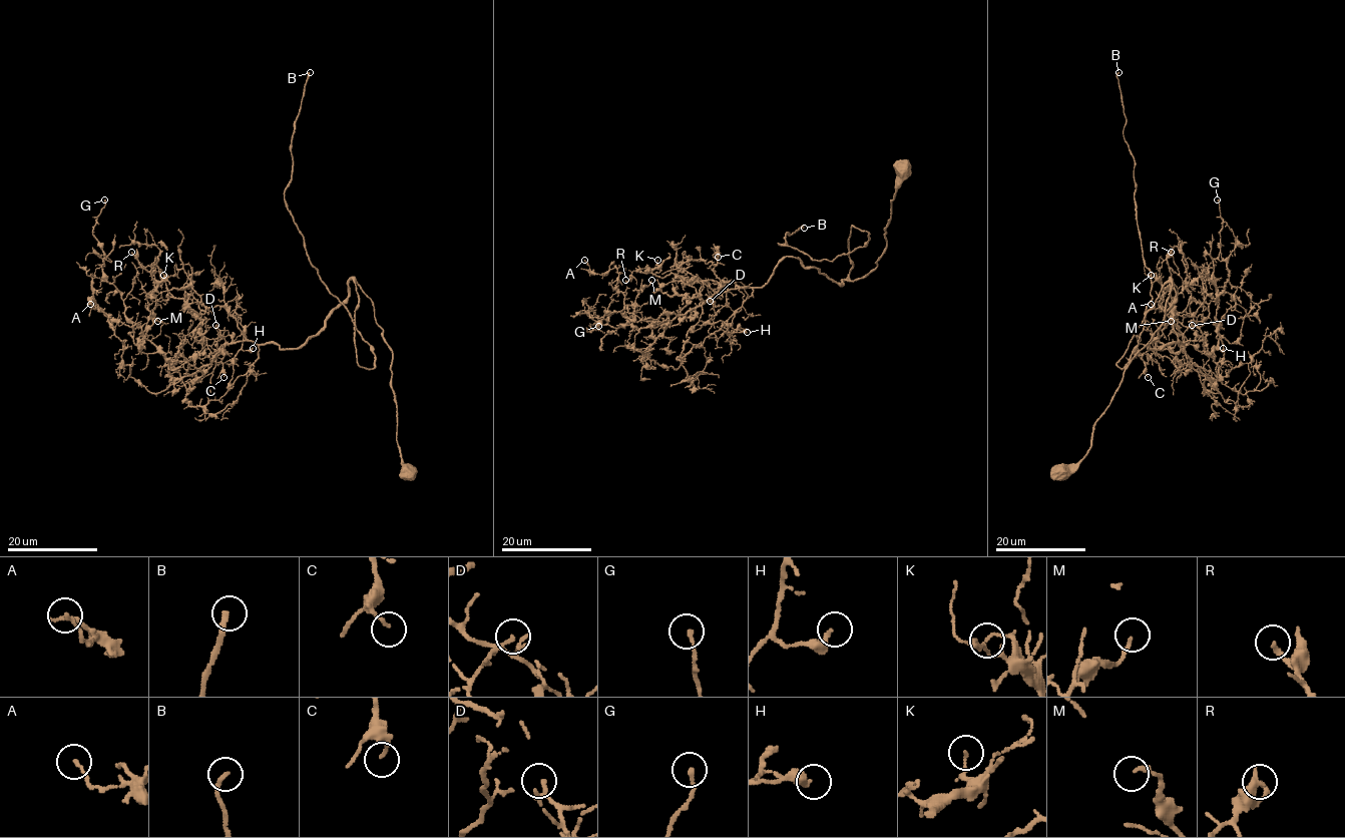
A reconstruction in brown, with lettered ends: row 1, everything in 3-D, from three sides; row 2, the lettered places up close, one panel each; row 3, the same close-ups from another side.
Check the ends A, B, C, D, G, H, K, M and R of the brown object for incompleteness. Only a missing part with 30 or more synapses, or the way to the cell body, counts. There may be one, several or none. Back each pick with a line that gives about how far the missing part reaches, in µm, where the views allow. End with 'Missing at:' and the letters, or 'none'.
B: 80 µm
D: 10 µm
Missing at: B, D

